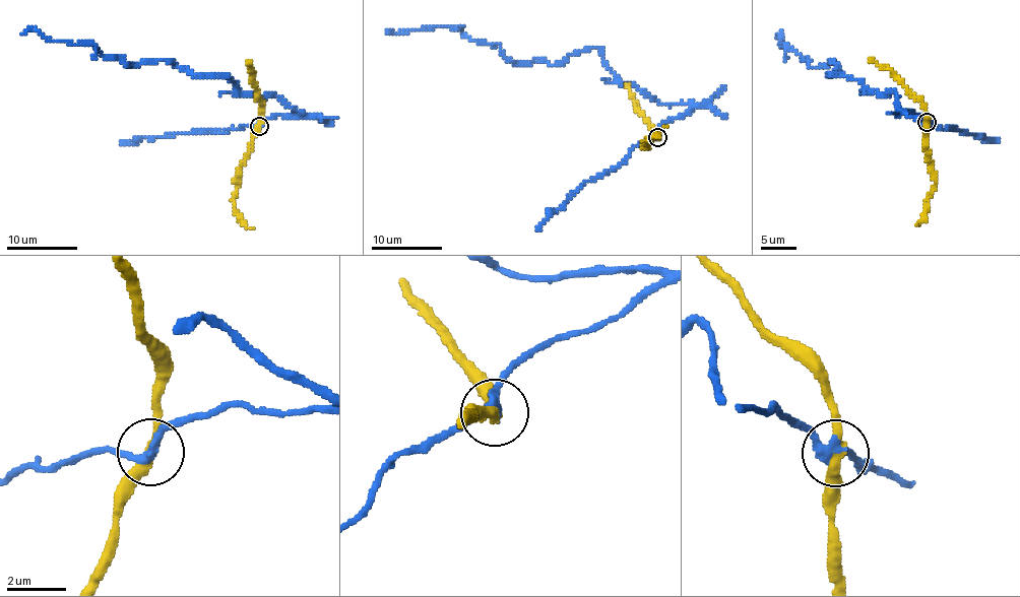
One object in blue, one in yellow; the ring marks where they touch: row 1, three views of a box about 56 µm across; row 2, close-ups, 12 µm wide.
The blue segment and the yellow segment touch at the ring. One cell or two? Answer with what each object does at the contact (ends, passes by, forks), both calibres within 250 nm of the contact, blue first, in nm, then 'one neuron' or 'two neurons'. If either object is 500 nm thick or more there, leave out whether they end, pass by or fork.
blue passes by; yellow passes by; calibres 280 and 340 nm; two neurons

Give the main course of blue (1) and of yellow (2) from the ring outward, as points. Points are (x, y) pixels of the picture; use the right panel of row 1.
1: (926, 123), (901, 111), (896, 93), (829, 75), (832, 61), (811, 67), (780, 45), (780, 31), (777, 39)
2: (926, 123), (926, 151), (932, 163), (935, 189), (923, 217), (915, 225)

